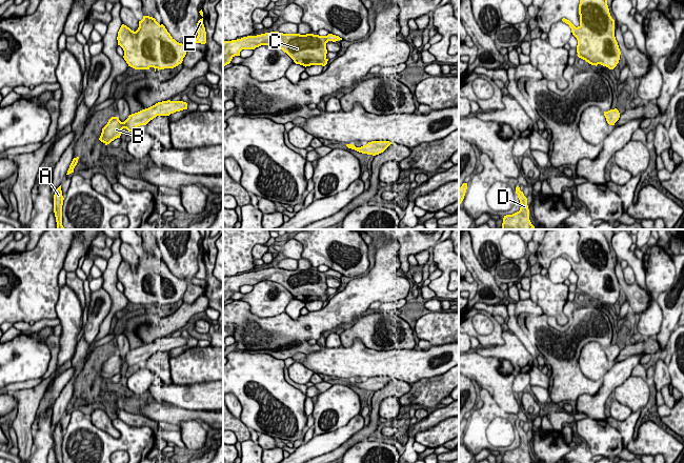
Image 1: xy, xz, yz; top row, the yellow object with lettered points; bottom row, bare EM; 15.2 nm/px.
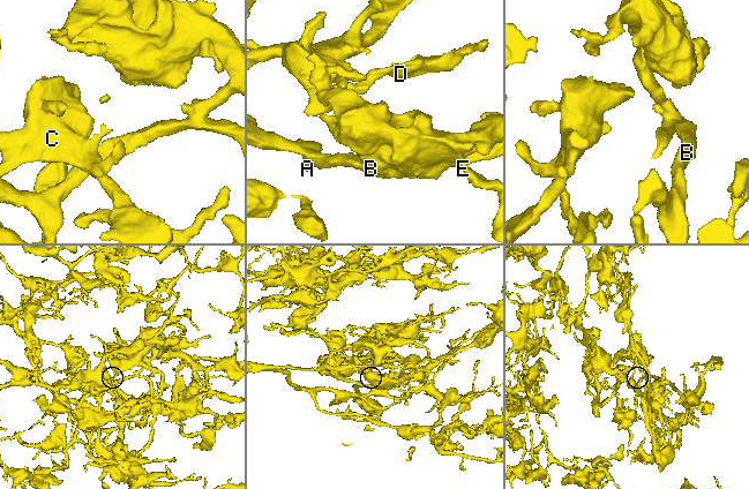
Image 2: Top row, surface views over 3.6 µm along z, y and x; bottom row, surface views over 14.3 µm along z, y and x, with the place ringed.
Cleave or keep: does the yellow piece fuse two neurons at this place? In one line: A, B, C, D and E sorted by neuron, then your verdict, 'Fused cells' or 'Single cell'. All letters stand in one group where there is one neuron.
Groups: A B C D E. Single cell

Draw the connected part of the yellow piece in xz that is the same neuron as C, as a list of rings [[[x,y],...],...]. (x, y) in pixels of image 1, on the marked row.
[[[270,32],[241,39],[223,41],[223,72],[235,56],[240,56],[242,49],[255,49],[261,45],[273,45],[286,53],[296,64],[303,66],[327,64],[326,43],[342,40],[339,36],[328,34],[319,36],[314,34],[283,34]]]

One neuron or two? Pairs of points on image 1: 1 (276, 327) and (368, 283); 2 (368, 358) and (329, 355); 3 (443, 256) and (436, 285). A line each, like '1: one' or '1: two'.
1: one
2: one
3: one

